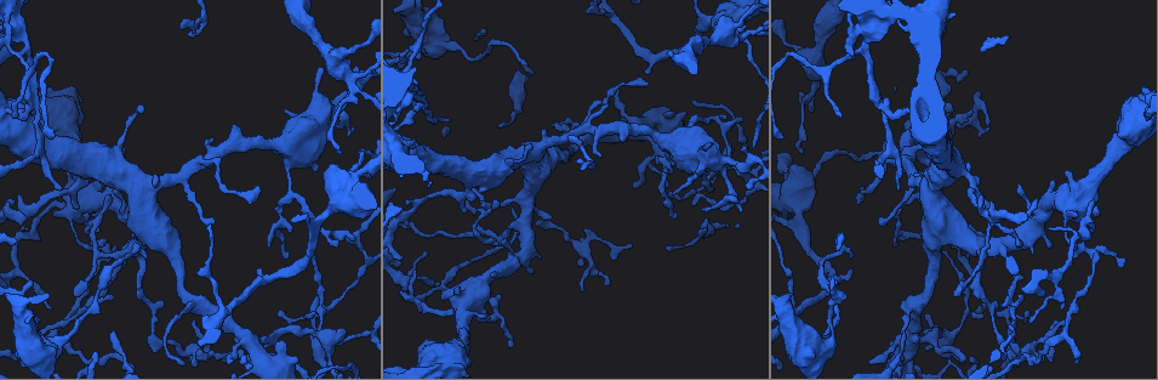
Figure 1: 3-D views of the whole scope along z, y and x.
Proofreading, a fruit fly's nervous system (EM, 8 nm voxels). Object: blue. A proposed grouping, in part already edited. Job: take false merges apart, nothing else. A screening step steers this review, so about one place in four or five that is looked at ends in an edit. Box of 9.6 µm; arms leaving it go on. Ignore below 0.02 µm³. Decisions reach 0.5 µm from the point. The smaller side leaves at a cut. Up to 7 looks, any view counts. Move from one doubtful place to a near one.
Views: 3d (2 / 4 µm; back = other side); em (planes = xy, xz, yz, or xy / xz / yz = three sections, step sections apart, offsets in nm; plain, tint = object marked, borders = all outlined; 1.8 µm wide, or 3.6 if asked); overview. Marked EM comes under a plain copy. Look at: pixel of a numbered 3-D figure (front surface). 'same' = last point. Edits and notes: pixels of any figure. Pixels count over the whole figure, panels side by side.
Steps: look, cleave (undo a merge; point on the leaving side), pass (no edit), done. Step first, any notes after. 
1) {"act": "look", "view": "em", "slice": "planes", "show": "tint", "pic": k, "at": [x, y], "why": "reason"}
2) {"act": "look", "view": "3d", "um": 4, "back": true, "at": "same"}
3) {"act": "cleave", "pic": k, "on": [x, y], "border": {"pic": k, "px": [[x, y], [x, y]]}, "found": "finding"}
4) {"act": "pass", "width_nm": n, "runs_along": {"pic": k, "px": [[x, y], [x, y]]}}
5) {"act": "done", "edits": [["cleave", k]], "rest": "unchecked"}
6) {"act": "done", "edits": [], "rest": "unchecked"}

{"act": "look", "view": "em", "slice": "planes", "show": "tint", "pic": 1, "at": [253, 340], "why": "sudden change in width"}

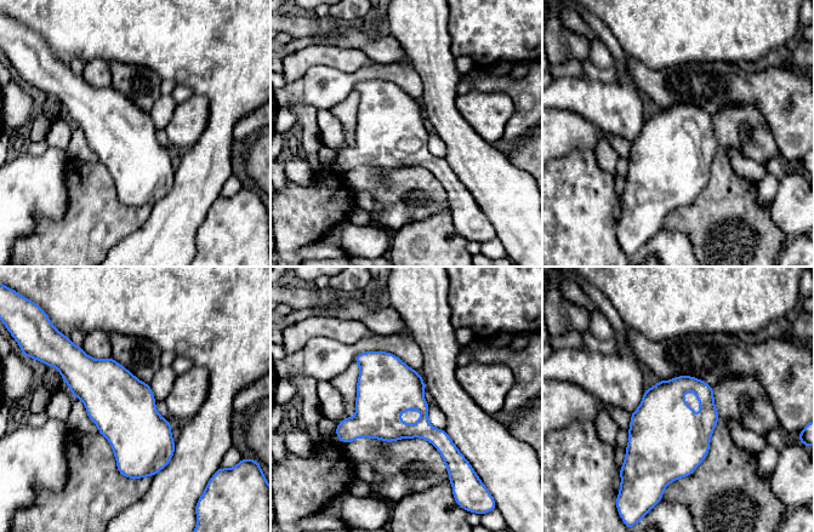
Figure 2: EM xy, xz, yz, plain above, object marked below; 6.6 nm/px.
{"act": "pass", "width_nm": 380, "found": "all the same neuron"}

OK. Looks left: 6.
{"act": "look", "view": "em", "slice": "planes", "show": "tint", "pic": 1, "at": [712, 172], "why": "four arms meet"}

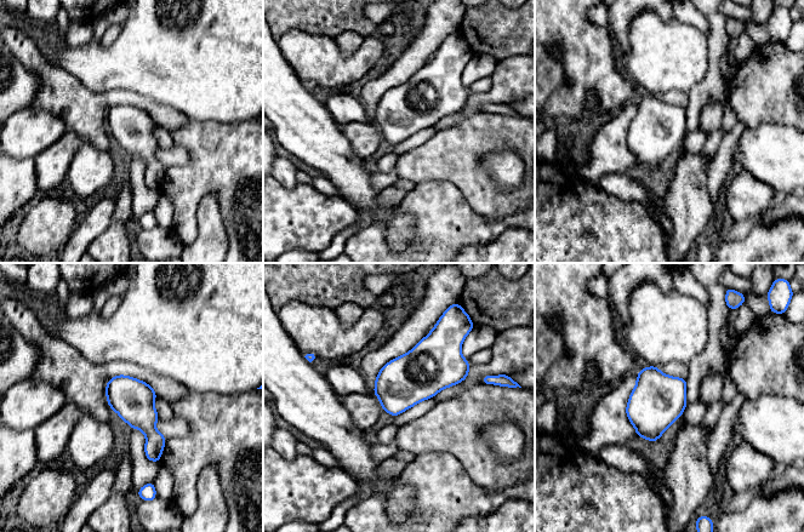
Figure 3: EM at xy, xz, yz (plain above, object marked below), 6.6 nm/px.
{"act": "pass", "found": "all the same neuron"}

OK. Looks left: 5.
{"act": "look", "view": "3d", "um": 4, "pic": 1, "at": [344, 176], "why": "calibre changes"}

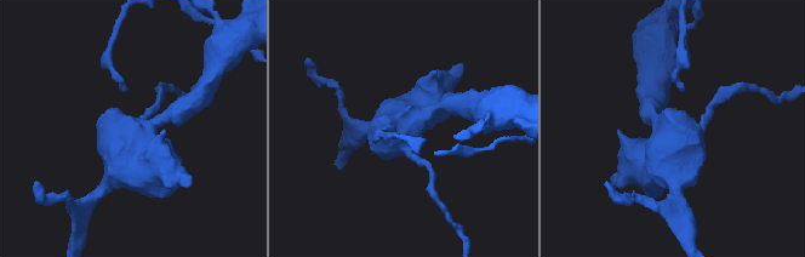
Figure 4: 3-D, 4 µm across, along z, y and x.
{"act": "look", "view": "em", "um": 3.6, "slice": "planes", "show": "tint", "pic": 4, "at": [403, 147]}

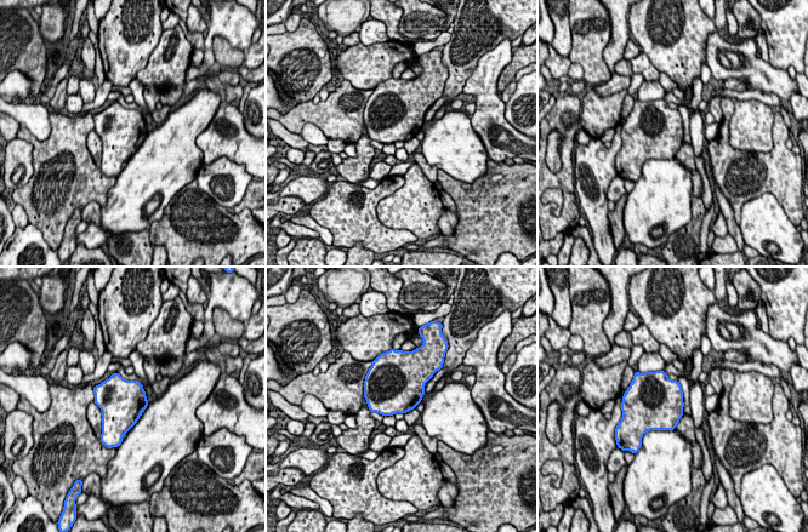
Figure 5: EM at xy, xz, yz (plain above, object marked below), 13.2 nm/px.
{"act": "pass", "found": "continuous, no second neuron"}

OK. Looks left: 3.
{"act": "done", "edits": [], "rest": "unchecked"}

